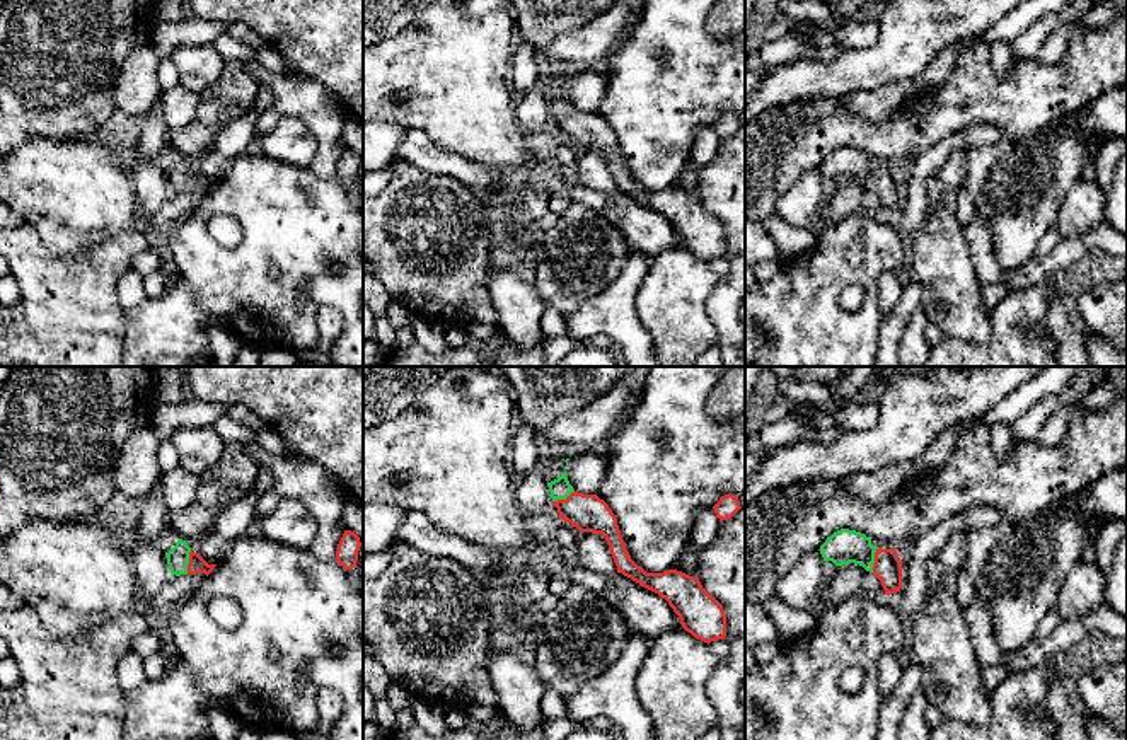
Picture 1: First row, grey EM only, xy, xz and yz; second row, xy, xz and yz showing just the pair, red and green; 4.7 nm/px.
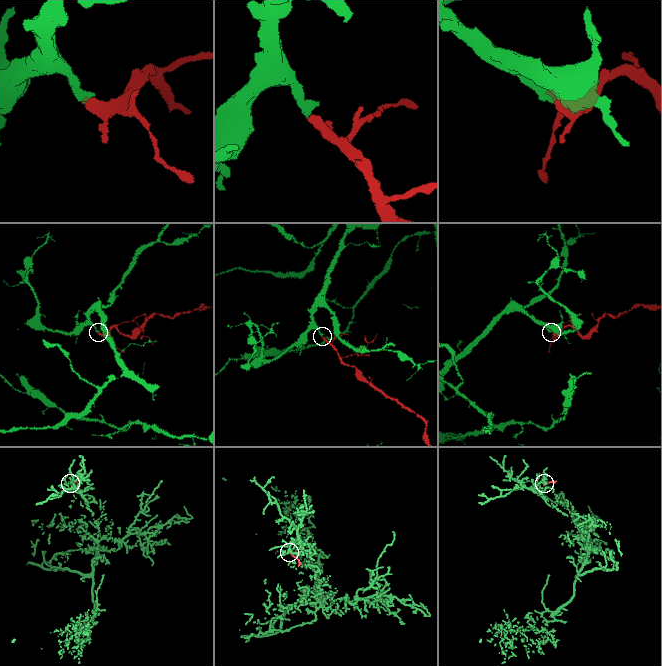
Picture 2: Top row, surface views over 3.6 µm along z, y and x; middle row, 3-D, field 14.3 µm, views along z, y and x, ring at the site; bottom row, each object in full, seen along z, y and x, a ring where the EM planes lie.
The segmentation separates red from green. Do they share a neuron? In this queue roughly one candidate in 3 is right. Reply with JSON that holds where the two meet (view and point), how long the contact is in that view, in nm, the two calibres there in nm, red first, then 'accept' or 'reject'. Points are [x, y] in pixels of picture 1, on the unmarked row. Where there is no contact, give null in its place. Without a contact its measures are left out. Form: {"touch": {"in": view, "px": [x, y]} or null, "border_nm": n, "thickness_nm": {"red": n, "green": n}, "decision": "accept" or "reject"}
{"touch": {"in": "yz", "px": [875, 178]}, "border_nm": 120, "thickness_nm": {"red": 140, "green": 160}, "decision": "accept"}

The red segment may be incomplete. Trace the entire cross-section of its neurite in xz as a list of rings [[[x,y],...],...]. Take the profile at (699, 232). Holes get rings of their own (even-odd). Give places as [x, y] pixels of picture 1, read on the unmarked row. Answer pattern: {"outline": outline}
{"outline": [[[566,89],[558,97],[547,101],[547,104],[561,138],[571,142],[580,150],[602,152],[605,155],[617,191],[665,217],[679,234],[682,246],[694,256],[708,263],[725,257],[726,234],[723,223],[702,206],[697,194],[689,194],[677,188],[646,191],[631,177],[617,136],[604,118],[597,113],[575,109],[566,95]]]}

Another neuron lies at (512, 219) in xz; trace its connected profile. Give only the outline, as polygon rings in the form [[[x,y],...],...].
[[[498,189],[481,196],[489,242],[488,271],[513,269],[527,257],[535,261],[542,234],[539,220],[549,211],[549,199],[537,189]]]

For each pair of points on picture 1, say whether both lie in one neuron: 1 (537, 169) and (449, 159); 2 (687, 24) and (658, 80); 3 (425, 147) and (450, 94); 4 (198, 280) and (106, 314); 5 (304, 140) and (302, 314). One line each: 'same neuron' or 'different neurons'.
1: same neuron
2: same neuron
3: different neurons
4: different neurons
5: different neurons

